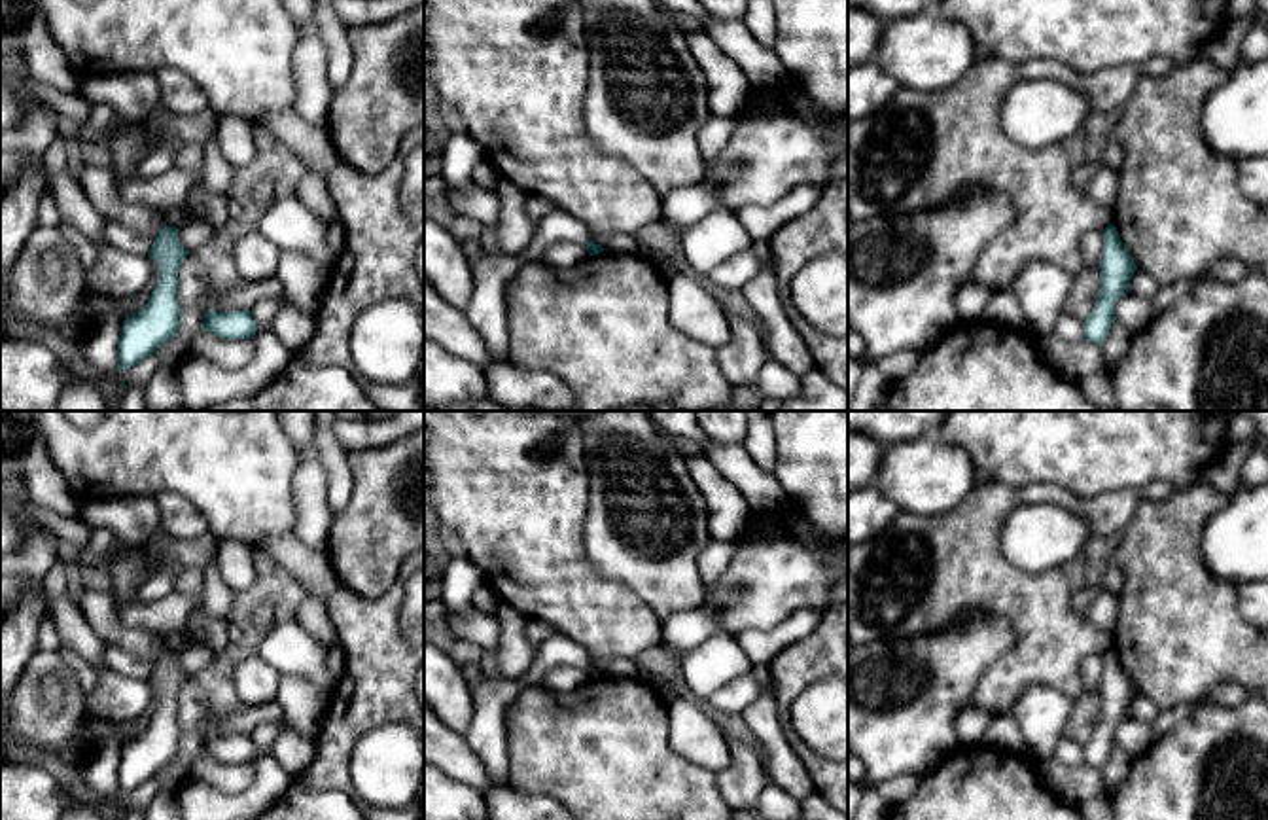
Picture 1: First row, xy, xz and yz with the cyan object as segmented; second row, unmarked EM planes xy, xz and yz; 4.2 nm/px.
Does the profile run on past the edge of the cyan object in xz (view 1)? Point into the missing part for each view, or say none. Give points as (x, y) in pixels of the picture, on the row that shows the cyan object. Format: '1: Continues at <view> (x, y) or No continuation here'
1: No continuation here

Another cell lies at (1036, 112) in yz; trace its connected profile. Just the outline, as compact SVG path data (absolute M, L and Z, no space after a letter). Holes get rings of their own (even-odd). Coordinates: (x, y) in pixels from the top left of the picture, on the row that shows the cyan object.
M1056 78L1022 80L1007 93L999 121L1005 134L1026 148L1064 144L1084 129L1092 114L1084 95Z

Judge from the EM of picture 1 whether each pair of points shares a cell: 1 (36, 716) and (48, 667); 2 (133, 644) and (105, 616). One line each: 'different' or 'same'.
1: same
2: same

